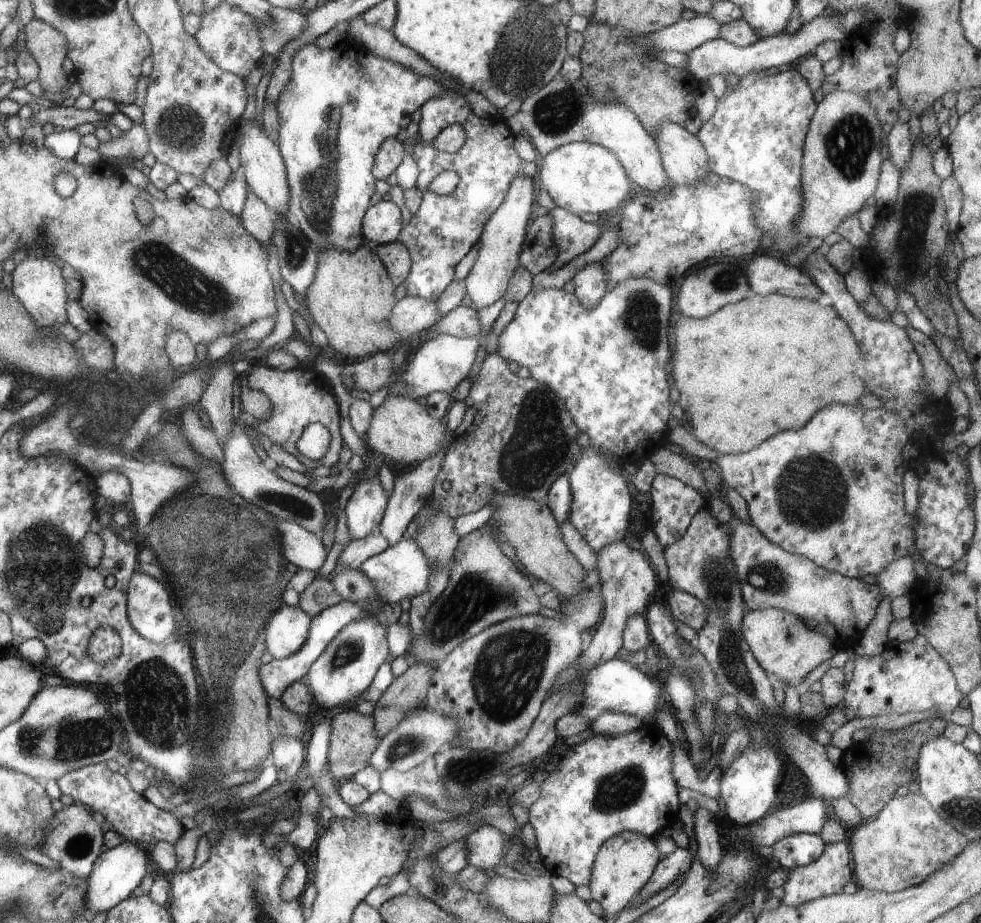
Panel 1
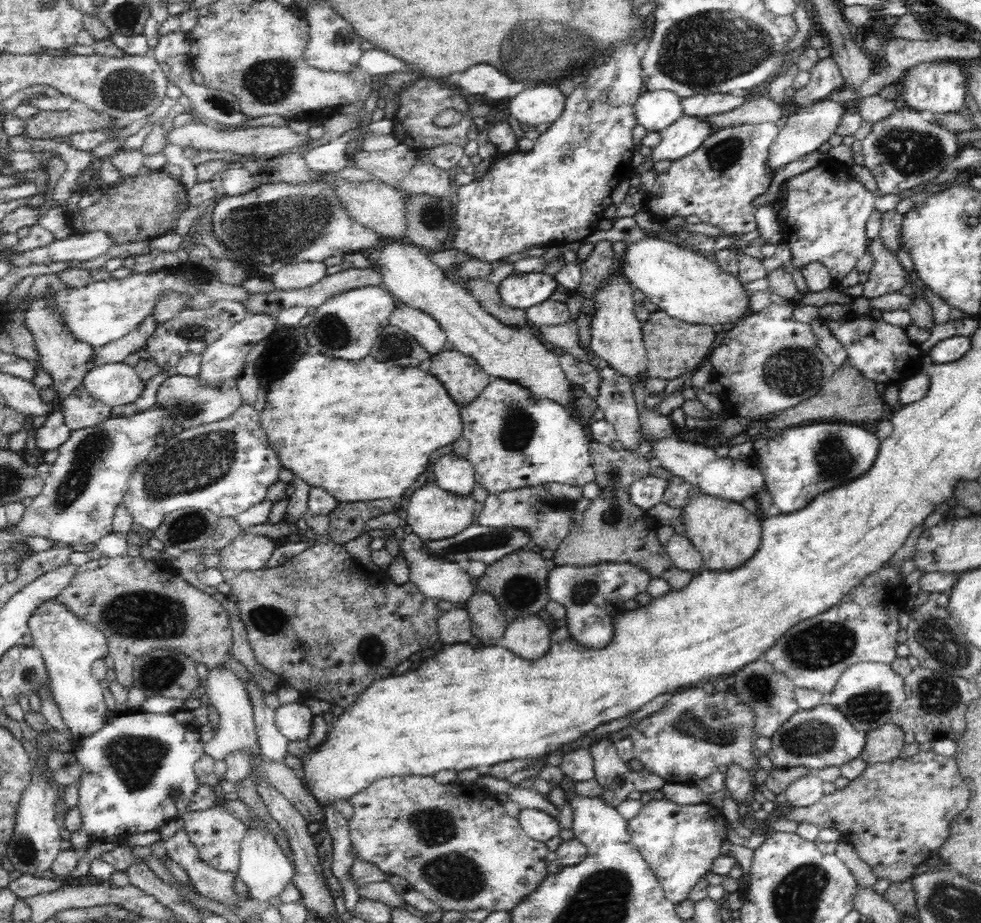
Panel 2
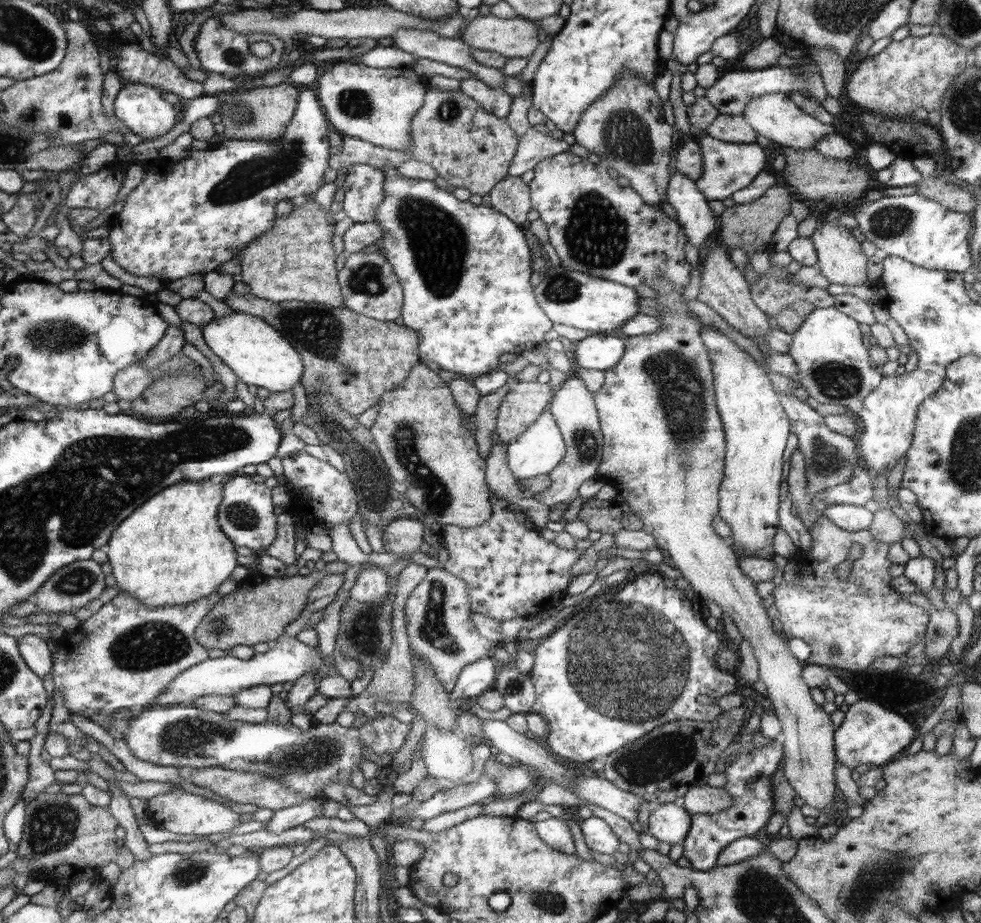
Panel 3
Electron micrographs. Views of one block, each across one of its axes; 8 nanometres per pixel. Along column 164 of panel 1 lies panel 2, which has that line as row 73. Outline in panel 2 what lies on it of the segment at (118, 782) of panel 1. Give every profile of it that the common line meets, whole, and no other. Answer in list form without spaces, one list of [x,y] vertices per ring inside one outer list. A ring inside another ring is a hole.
[[[832,57],[818,60],[809,72],[811,73],[809,83],[796,90],[795,95],[792,96],[794,104],[797,104],[799,108],[824,99],[834,90],[844,89],[847,86]]]

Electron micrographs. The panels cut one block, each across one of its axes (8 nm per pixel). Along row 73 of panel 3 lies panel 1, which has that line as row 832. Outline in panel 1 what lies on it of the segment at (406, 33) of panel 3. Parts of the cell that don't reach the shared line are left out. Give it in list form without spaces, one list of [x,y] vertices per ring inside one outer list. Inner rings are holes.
[[[486,824],[465,838],[469,864],[482,870],[494,870],[495,867],[505,866],[506,844],[512,840],[506,833]]]

